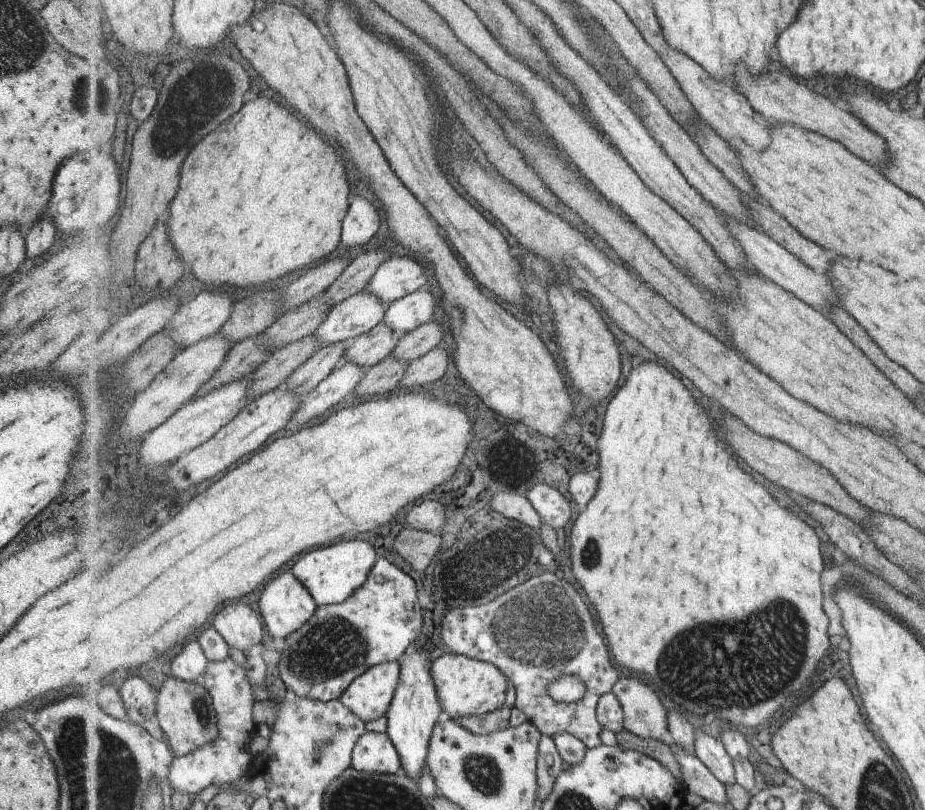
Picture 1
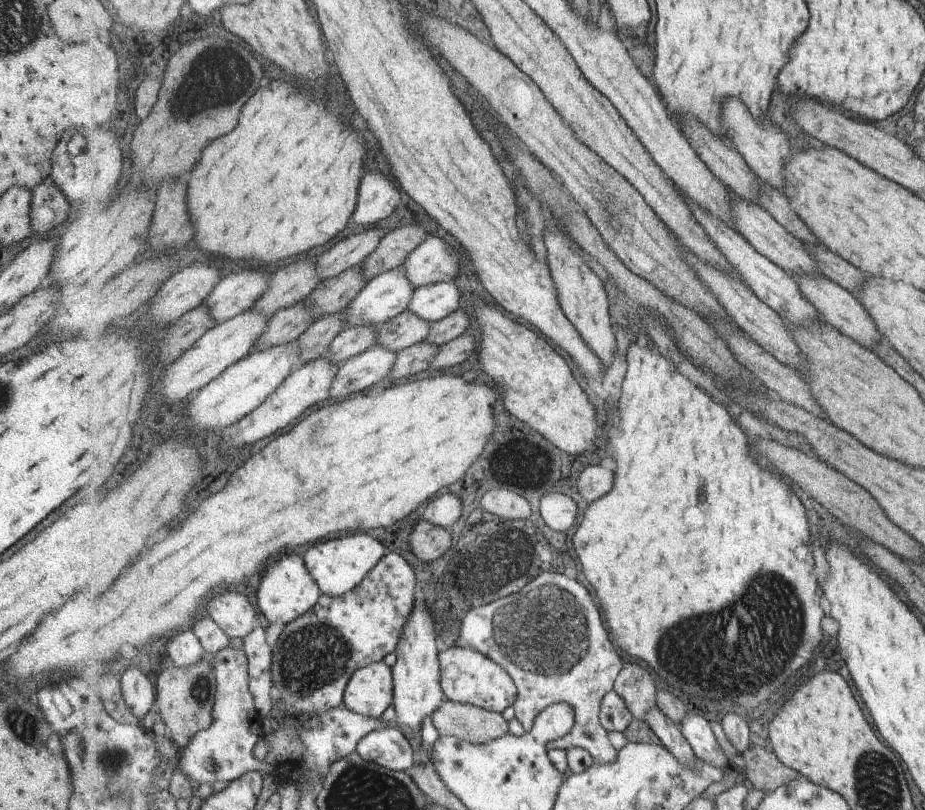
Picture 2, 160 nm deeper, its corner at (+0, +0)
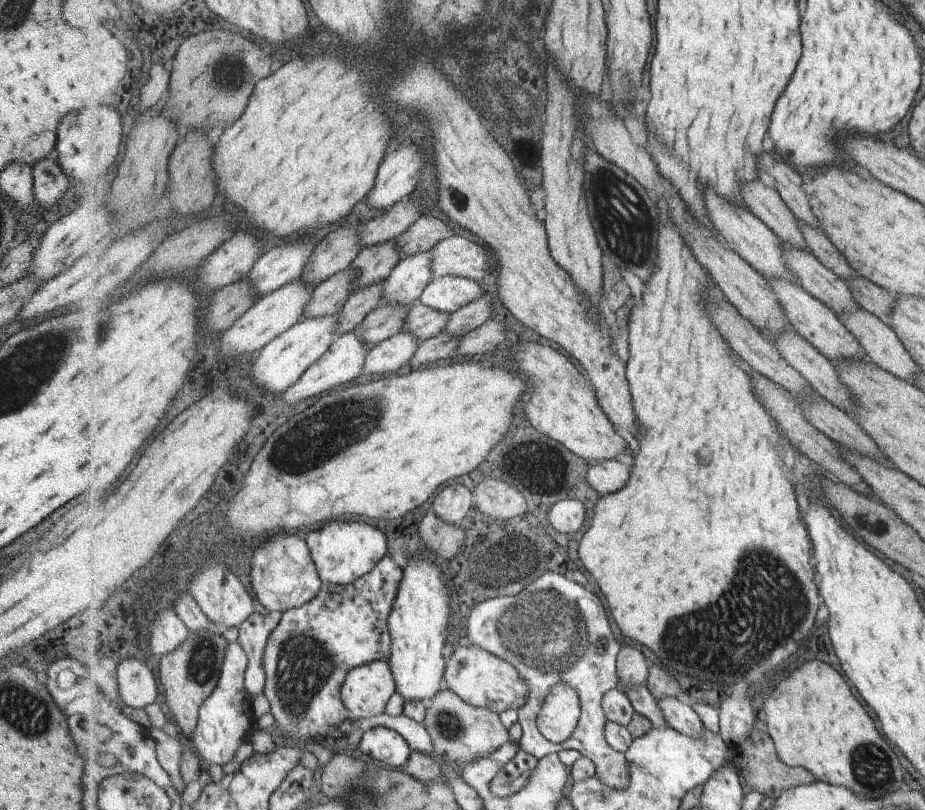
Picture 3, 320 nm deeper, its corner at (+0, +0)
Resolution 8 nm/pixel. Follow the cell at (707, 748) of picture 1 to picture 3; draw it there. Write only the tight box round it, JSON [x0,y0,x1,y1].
[658,697,704,737]

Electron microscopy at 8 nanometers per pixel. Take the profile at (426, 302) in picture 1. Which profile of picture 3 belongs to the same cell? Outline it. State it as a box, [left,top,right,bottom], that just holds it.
[420,277,485,313]

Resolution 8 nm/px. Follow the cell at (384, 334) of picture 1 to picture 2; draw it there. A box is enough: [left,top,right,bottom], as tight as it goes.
[378,309,432,353]

